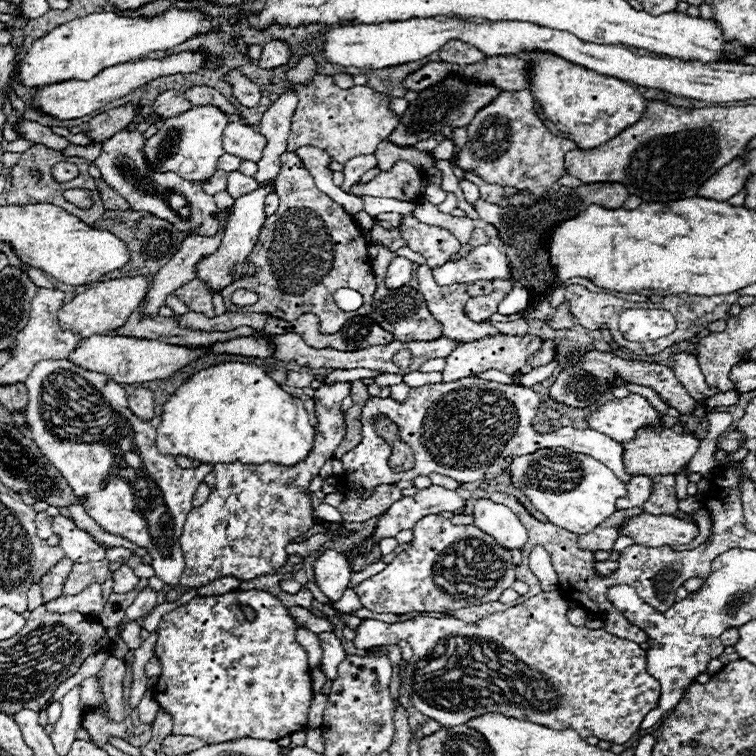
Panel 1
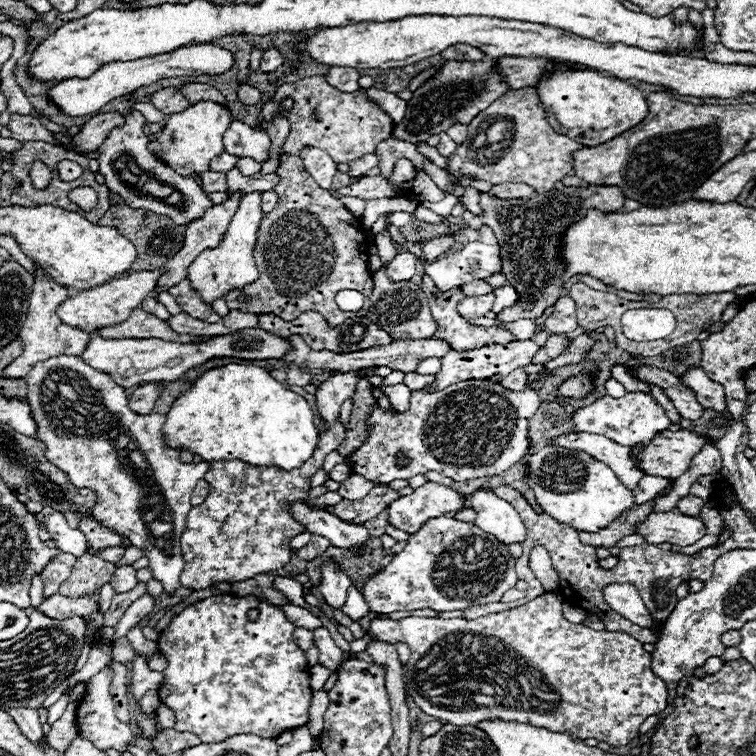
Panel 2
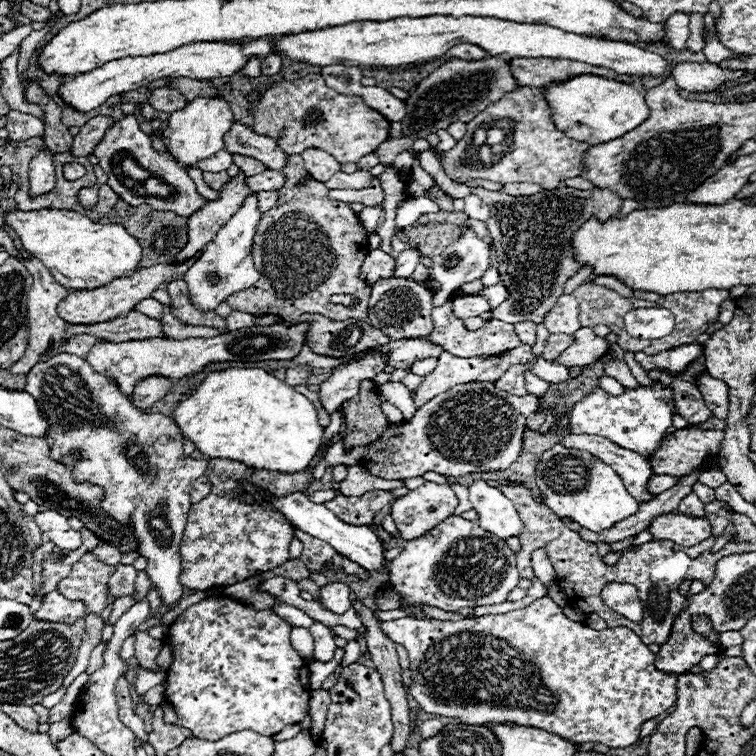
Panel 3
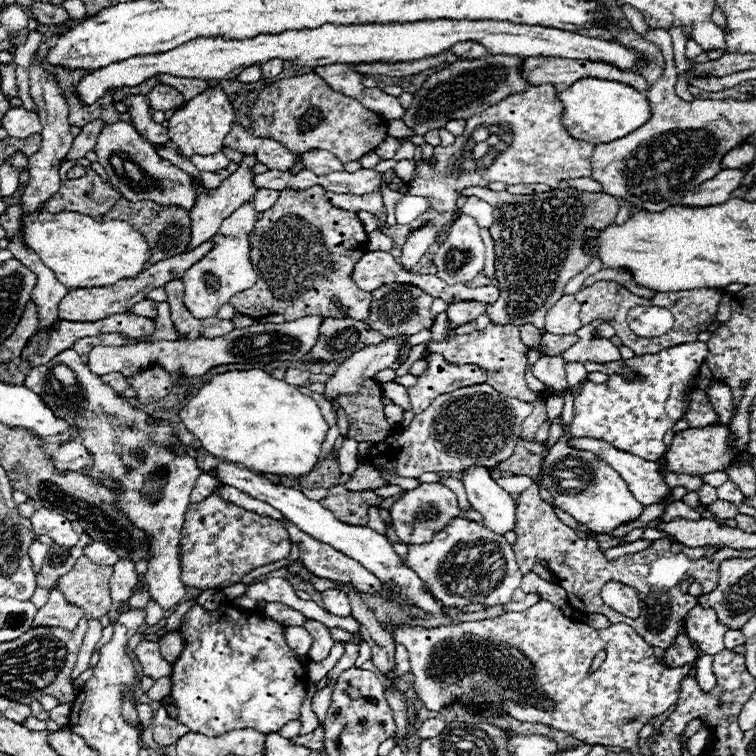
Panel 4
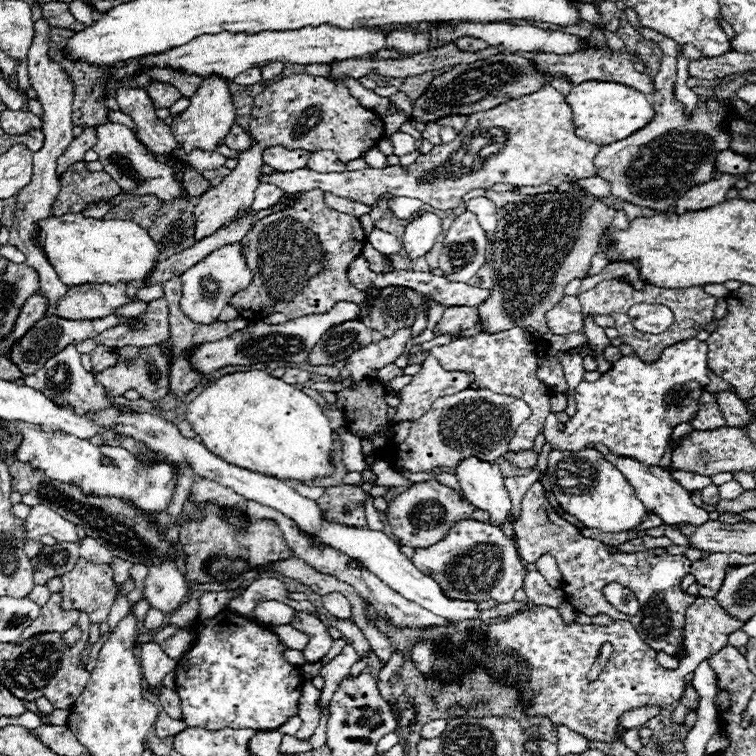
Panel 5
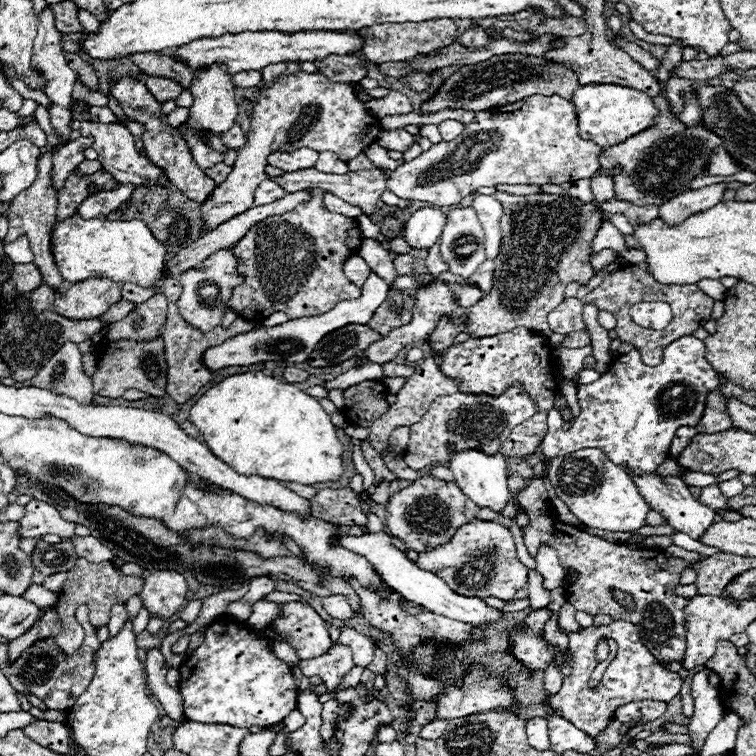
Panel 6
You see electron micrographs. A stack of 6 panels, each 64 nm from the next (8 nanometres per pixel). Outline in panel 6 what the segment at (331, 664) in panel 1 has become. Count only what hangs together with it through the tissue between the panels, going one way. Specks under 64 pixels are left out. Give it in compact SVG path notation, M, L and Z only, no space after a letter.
M288 602L284 604L284 616L272 624L280 634L290 636L290 646L302 660L322 656L330 650L332 640L328 636L326 622L314 612L310 604Z

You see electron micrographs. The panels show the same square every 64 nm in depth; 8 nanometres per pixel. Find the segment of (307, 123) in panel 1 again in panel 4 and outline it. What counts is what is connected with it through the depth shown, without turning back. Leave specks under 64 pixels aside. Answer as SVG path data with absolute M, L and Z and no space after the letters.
M318 74L284 78L264 88L252 108L252 132L260 138L274 138L296 154L328 150L346 164L372 152L388 136L386 120L364 108L356 98L334 92Z

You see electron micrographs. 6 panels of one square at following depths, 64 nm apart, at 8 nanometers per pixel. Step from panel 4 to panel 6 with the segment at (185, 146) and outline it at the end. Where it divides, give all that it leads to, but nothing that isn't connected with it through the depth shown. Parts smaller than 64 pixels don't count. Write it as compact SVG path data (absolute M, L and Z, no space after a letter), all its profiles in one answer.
M214 64L206 70L196 70L196 80L192 82L192 96L194 96L194 104L188 108L190 116L186 120L186 126L178 128L178 132L182 136L186 136L186 134L198 136L202 130L206 130L214 136L220 136L232 128L232 124L238 116L238 106L234 100L234 84L230 80L230 74L226 72L226 66Z

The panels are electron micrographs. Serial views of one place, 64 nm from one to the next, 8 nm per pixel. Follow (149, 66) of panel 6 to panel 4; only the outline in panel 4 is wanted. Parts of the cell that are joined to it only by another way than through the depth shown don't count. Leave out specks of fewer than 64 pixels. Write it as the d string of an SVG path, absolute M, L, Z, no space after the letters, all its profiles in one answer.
M168 74L158 76L158 80L162 84L168 84L172 88L176 88L186 100L202 94L210 86L210 82L206 82L206 80L198 80L198 78L178 78L178 76L168 76Z

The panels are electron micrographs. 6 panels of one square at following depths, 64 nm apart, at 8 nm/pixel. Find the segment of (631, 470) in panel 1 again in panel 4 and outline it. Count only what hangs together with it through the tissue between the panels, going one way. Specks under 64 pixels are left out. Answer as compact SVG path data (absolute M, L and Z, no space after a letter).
M726 426L688 428L684 432L674 434L674 440L672 440L670 448L662 454L658 464L660 464L660 468L664 472L690 474L690 476L702 476L702 474L708 474L708 472L726 470L734 460L734 452L728 446L730 442L732 442L732 434L730 434L730 430Z

